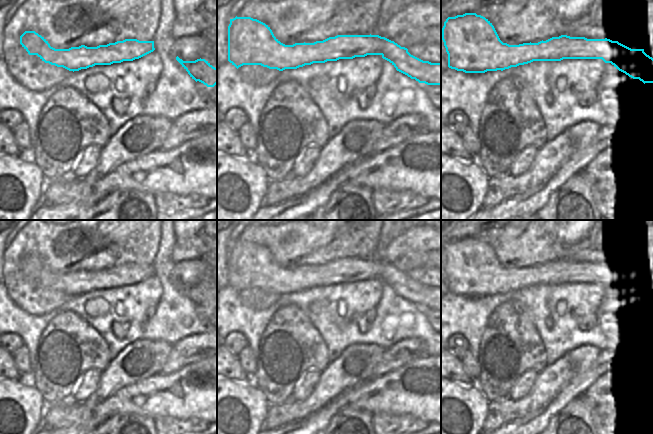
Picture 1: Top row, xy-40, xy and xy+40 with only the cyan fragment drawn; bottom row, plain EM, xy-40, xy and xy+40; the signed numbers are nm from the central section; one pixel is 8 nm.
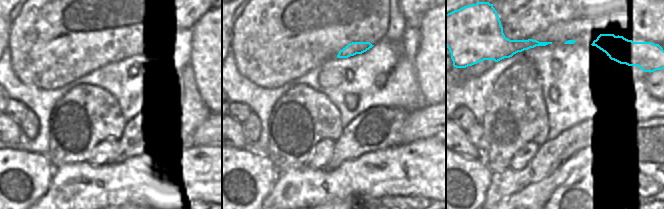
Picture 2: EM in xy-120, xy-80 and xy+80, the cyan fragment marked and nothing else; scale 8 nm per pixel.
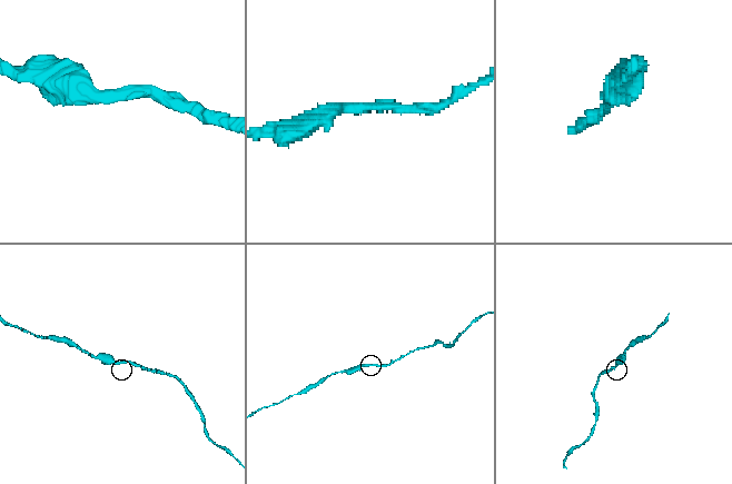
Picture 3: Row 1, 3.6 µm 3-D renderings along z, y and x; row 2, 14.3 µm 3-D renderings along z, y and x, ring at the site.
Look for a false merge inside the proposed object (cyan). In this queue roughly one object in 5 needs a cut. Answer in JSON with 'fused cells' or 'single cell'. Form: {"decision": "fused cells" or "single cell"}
{"decision": "single cell"}

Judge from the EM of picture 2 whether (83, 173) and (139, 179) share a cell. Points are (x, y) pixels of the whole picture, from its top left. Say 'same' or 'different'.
same

